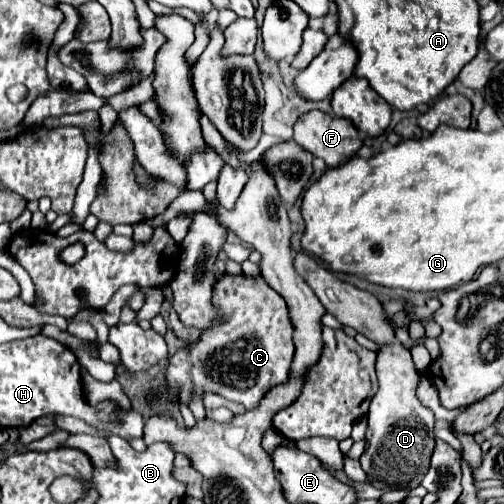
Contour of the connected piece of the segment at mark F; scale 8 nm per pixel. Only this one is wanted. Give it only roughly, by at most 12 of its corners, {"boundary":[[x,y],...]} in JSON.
{"boundary":[[311,110],[293,140],[314,171],[351,160],[363,146],[351,120]]}

